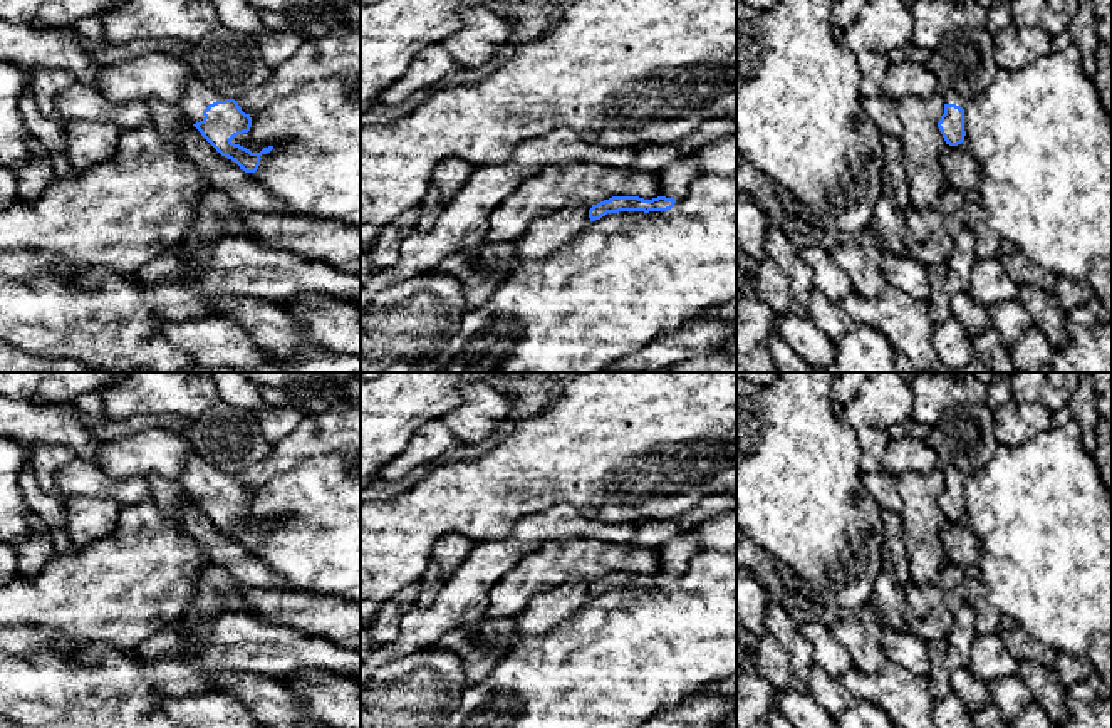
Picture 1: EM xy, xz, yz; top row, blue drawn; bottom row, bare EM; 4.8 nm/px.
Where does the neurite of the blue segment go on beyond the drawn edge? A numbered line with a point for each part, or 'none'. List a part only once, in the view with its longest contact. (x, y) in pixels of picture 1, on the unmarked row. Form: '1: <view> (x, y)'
1: xy (197, 473)
2: xz (673, 556)

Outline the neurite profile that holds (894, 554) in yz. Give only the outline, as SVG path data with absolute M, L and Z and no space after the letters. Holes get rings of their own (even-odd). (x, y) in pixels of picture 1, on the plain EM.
M882 510L884 543L882 559L902 587L911 584L909 554L904 543L901 513Z

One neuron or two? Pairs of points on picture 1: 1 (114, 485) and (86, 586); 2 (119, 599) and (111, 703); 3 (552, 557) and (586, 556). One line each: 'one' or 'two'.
1: two
2: two
3: one

